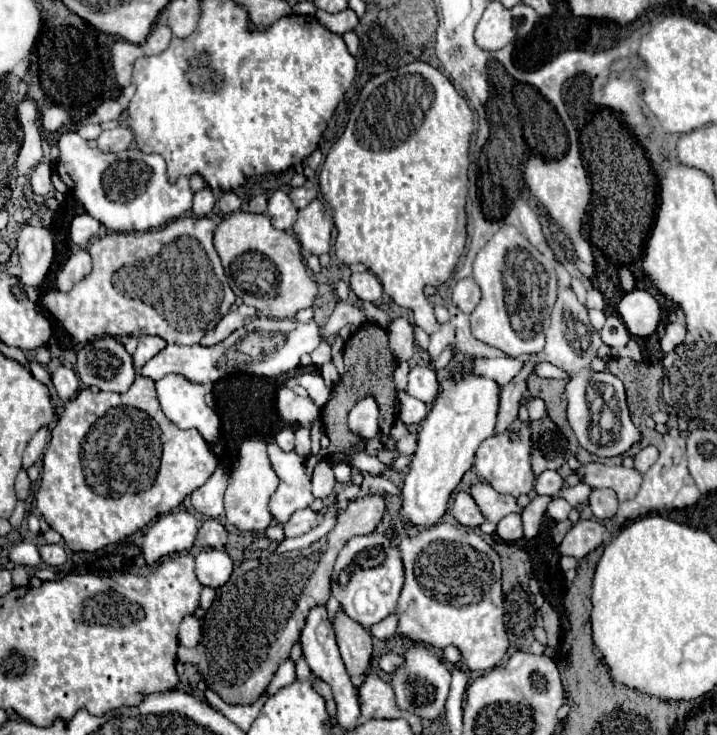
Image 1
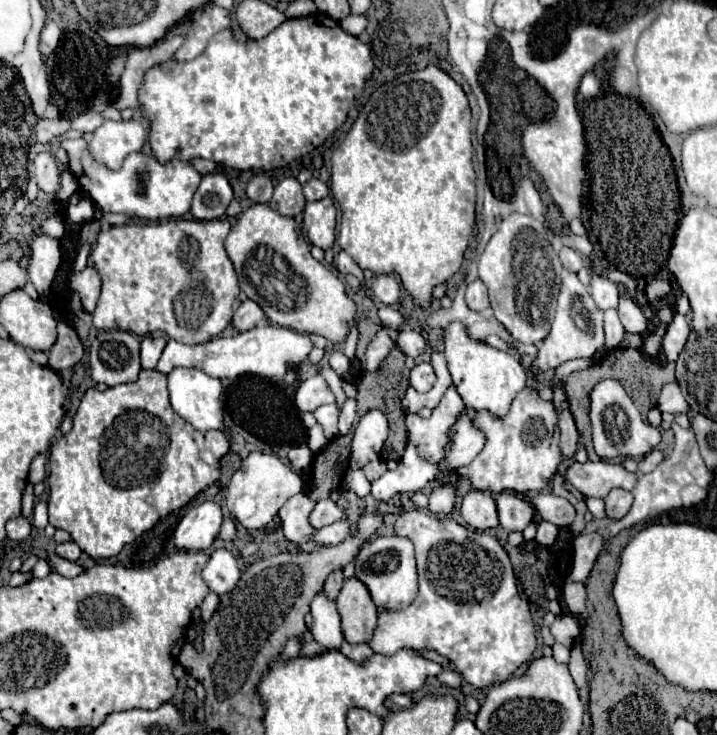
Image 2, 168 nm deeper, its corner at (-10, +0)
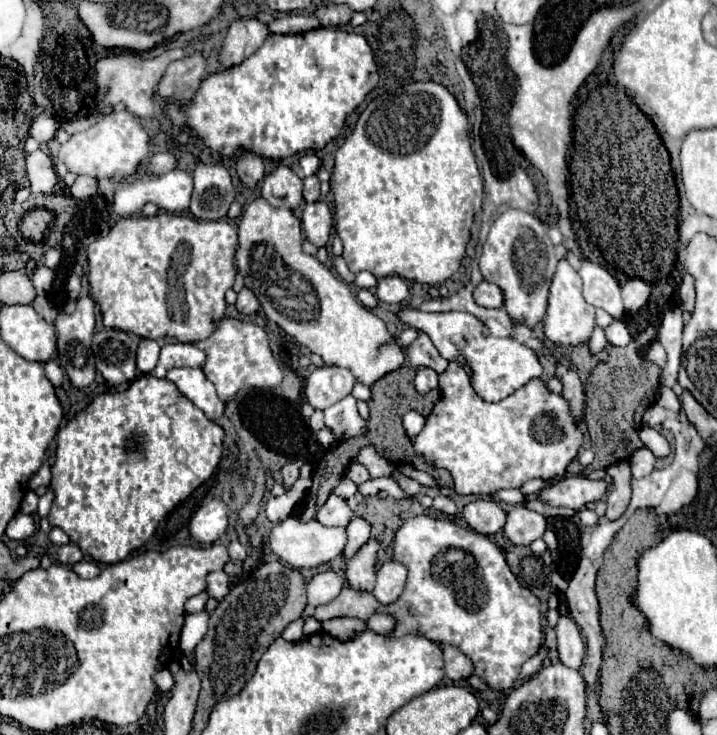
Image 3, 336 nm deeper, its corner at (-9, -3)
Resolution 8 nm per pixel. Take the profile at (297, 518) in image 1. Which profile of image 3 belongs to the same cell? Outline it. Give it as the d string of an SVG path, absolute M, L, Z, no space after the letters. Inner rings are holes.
M335 494L329 496L329 500L319 508L317 512L317 520L323 526L347 526L351 522L351 508L347 506L347 502Z

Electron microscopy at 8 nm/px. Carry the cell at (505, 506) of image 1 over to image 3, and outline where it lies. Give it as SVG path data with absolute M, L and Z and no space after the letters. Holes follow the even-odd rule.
M515 506L507 512L507 522L505 522L503 534L513 544L529 546L533 540L543 536L545 528L547 528L547 522L539 512L529 510L527 506Z

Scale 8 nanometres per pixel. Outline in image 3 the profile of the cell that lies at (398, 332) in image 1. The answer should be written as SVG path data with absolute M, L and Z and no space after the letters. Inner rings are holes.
M419 332L419 336L407 346L407 356L415 368L427 366L433 368L437 374L443 374L447 370L447 360L439 354L439 350L433 346L427 334Z

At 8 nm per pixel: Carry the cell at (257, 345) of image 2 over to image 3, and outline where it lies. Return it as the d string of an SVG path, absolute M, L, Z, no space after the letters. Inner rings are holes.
M165 344L161 348L161 356L159 362L153 370L153 374L157 378L163 378L167 374L167 370L181 366L181 368L201 368L203 360L207 360L207 356L203 356L203 352L199 352L199 348L195 348L195 344Z

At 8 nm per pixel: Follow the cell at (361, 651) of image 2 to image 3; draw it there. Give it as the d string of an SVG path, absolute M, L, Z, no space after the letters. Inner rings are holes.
M333 618L323 622L323 632L327 632L329 636L333 636L335 640L355 640L355 636L359 632L365 632L367 624L359 618Z

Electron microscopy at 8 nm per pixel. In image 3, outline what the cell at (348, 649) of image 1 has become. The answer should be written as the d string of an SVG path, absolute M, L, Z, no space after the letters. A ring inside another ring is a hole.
M369 540L347 564L345 580L349 588L355 588L359 592L371 592L375 588L375 562L377 562L377 550L379 544L375 540Z

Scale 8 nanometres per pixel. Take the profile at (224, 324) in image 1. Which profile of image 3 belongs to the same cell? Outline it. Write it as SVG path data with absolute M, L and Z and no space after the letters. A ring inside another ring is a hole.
M243 288L241 292L239 292L239 296L237 296L237 310L239 310L239 314L243 314L243 316L253 316L253 314L257 314L257 310L259 310L259 300L255 298L255 294L251 292L251 290L247 290L247 288Z

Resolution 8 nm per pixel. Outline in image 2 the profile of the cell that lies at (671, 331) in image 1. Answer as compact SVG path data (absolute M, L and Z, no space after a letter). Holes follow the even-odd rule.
M676 313L666 329L666 335L662 339L662 349L664 349L664 355L668 361L676 361L686 339L688 339L688 333L690 333L690 327L688 327L688 321L684 315Z

